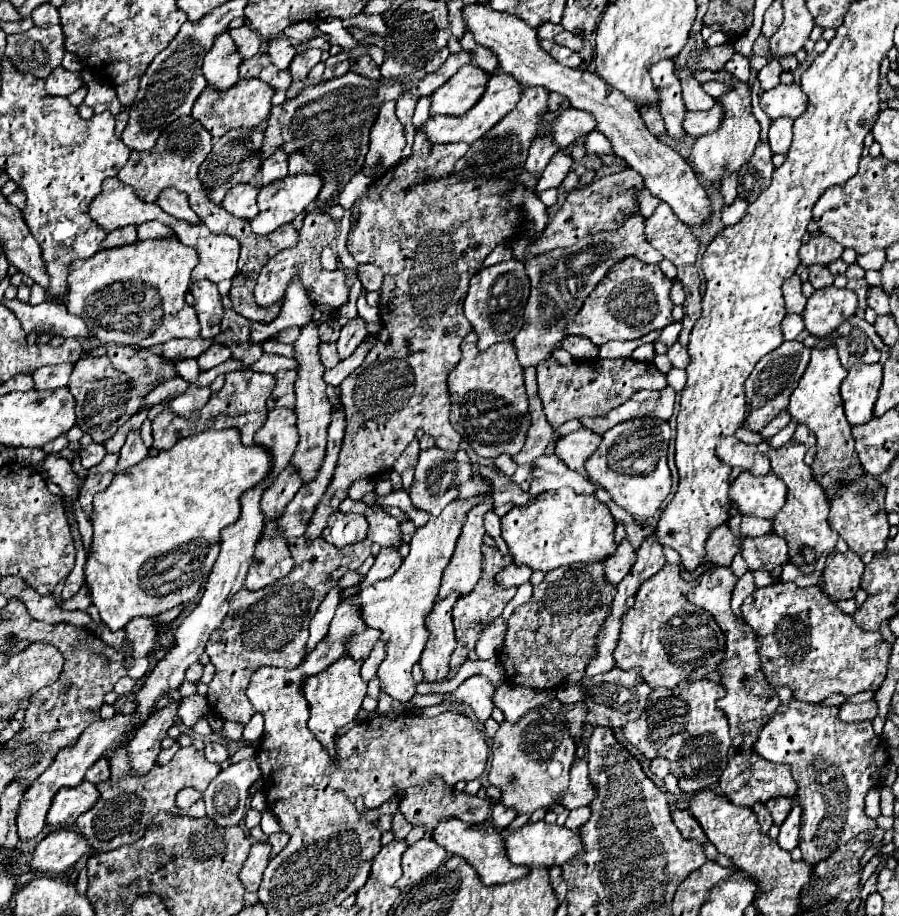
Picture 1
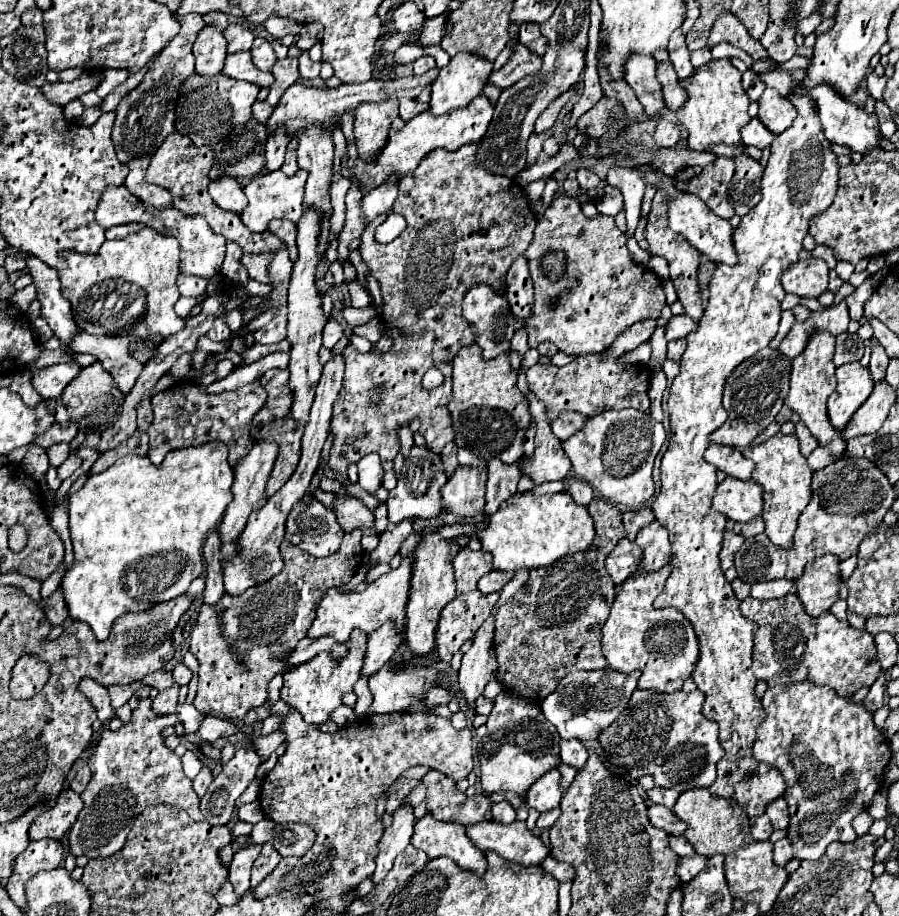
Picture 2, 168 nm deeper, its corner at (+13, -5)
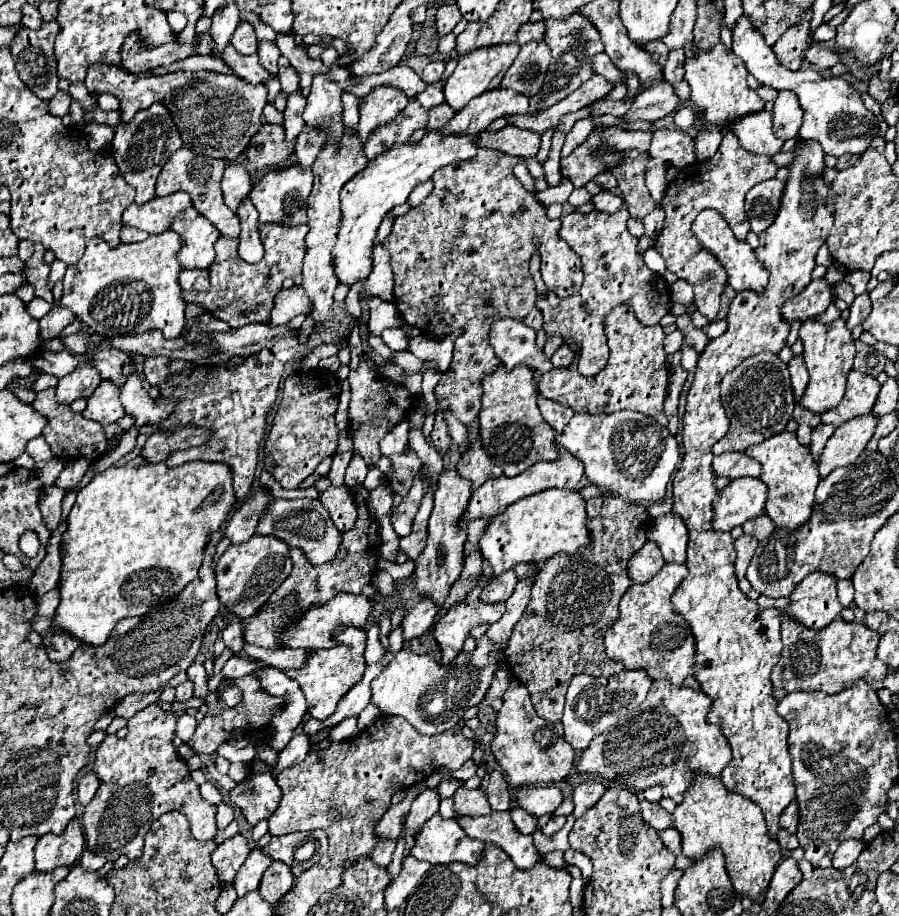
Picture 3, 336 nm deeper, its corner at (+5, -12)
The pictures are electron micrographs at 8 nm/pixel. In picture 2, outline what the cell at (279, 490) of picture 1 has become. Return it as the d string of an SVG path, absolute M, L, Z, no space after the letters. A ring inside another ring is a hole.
M267 370L261 378L261 384L265 386L267 390L267 402L265 406L255 414L253 422L251 422L251 434L253 438L265 438L265 440L271 440L271 442L277 442L279 444L279 458L275 462L275 468L269 476L269 482L267 482L267 488L265 488L265 494L267 498L273 496L293 474L293 470L297 468L297 462L299 462L299 454L301 454L301 436L303 436L303 426L297 424L291 414L289 414L289 408L291 408L291 390L287 386L287 378L289 378L289 370Z

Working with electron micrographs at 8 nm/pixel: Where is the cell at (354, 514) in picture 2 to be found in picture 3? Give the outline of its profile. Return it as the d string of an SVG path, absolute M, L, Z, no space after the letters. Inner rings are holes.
M331 485L327 491L321 491L319 501L325 505L325 509L329 511L329 517L333 519L333 525L337 525L341 533L353 529L353 523L357 519L357 507L345 485L341 487Z

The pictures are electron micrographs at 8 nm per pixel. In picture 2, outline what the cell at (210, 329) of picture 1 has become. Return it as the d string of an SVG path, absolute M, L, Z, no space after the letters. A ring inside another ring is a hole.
M179 274L179 278L177 278L177 288L179 288L181 296L189 296L189 298L203 296L205 294L205 286L207 286L207 280L199 278L199 276Z

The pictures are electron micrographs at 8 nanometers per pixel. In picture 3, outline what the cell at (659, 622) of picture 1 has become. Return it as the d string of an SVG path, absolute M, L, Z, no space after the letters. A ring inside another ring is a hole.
M665 563L651 581L627 589L619 603L619 619L605 635L605 651L613 661L623 661L625 669L645 669L651 679L669 679L673 685L681 685L685 677L693 675L693 633L689 623L671 605L671 595L685 575L685 563Z

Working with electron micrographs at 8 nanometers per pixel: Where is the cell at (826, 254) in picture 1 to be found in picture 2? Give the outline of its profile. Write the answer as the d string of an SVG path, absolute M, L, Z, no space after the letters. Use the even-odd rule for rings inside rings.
M807 258L797 260L789 270L783 272L781 284L785 292L817 298L821 292L827 290L827 278L829 278L829 266L821 258Z

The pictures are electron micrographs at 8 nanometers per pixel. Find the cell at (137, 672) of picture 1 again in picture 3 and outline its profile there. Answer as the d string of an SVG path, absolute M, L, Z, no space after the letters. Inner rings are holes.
M153 703L129 719L129 733L125 739L107 735L97 747L93 771L99 777L99 789L83 811L87 849L95 855L107 859L117 859L121 855L127 855L129 859L141 857L151 823L167 811L181 811L197 841L215 837L215 807L203 801L199 785L189 777L187 763L173 747L175 725L177 715L165 713Z

